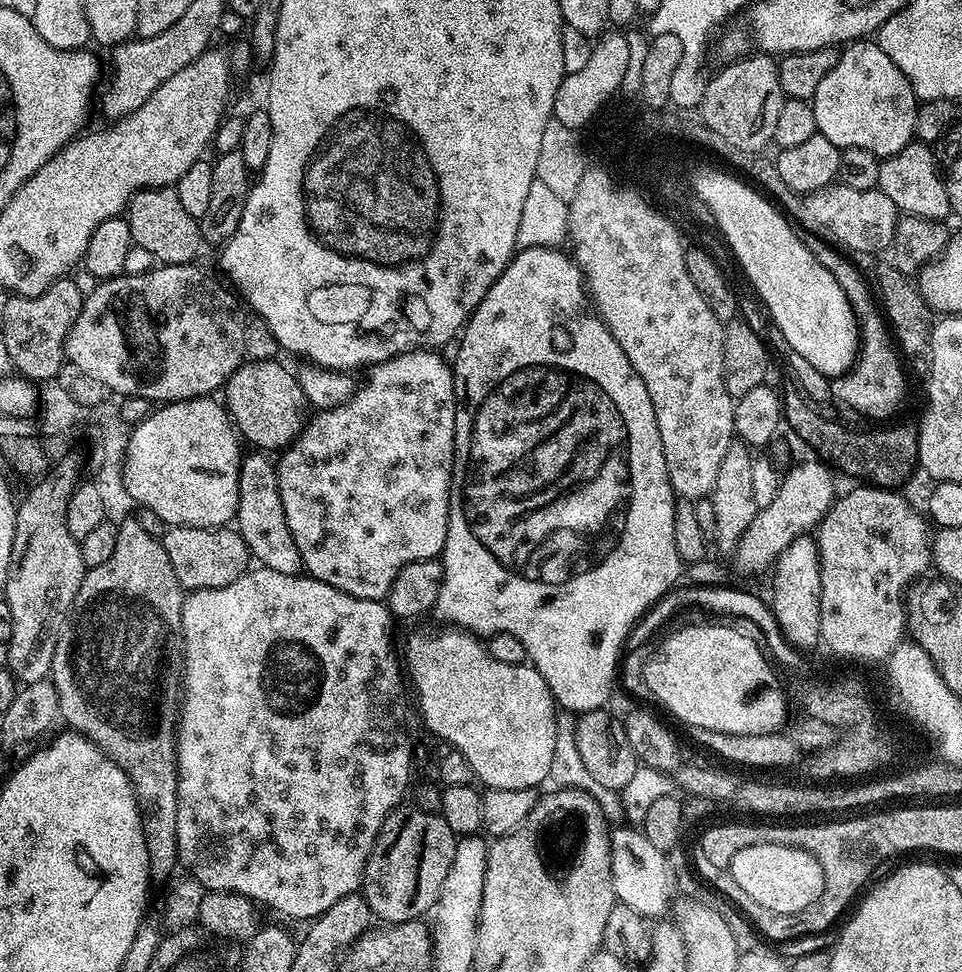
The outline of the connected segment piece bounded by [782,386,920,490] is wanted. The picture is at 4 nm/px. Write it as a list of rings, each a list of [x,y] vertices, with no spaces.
[[[785,387],[782,392],[783,423],[789,424],[796,431],[797,438],[802,443],[809,444],[816,451],[813,453],[823,460],[829,468],[837,473],[845,472],[846,475],[856,479],[853,481],[863,482],[873,488],[891,488],[893,490],[903,489],[902,486],[911,478],[912,471],[917,471],[920,458],[920,438],[915,427],[907,428],[904,424],[893,423],[891,426],[873,427],[876,428],[873,432],[855,432],[854,429],[847,428],[846,425],[839,424],[836,420],[827,420],[820,413],[822,412],[821,409],[809,403],[795,387],[787,388]]]

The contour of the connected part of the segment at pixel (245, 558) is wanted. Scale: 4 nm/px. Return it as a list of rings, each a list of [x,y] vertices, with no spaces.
[[[172,526],[162,539],[162,543],[166,555],[170,557],[170,566],[174,566],[174,574],[180,587],[185,590],[230,586],[230,582],[243,576],[250,568],[250,555],[246,542],[238,531],[228,526],[223,528]]]

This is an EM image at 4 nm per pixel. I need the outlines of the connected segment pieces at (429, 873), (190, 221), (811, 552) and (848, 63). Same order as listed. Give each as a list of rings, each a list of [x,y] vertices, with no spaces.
[[[397,806],[384,819],[378,838],[368,855],[364,867],[364,883],[362,895],[369,910],[377,921],[385,925],[406,923],[408,920],[419,920],[436,905],[438,890],[442,890],[442,882],[446,882],[446,874],[450,870],[450,862],[454,862],[457,835],[452,833],[440,814],[423,812],[414,806]]]
[[[175,187],[143,188],[135,192],[128,202],[126,219],[130,226],[133,245],[153,256],[153,261],[165,264],[190,264],[197,258],[202,245],[200,225],[182,207]]]
[[[805,534],[790,542],[771,569],[772,600],[770,607],[782,634],[795,649],[806,650],[821,643],[820,599],[820,548],[811,535]]]
[[[861,38],[855,42],[849,43],[847,47],[837,55],[834,70],[830,70],[830,74],[826,74],[826,78],[822,78],[822,83],[818,85],[818,90],[814,90],[810,103],[814,110],[814,122],[816,123],[817,133],[826,138],[830,138],[830,142],[834,142],[834,146],[841,150],[846,148],[870,150],[870,154],[874,154],[878,158],[887,158],[898,154],[898,150],[902,150],[907,144],[913,143],[916,135],[916,109],[918,107],[918,101],[914,90],[910,86],[906,74],[902,74],[902,70],[898,70],[898,66],[894,66],[894,62],[890,62],[889,56],[880,49],[879,44],[868,38]]]

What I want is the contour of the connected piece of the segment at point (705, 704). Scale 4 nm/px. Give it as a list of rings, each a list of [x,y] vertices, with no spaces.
[[[688,624],[672,632],[655,646],[644,661],[642,684],[649,694],[672,716],[692,728],[714,730],[722,734],[760,735],[779,733],[784,719],[789,719],[785,689],[776,681],[774,664],[765,649],[728,624]]]

